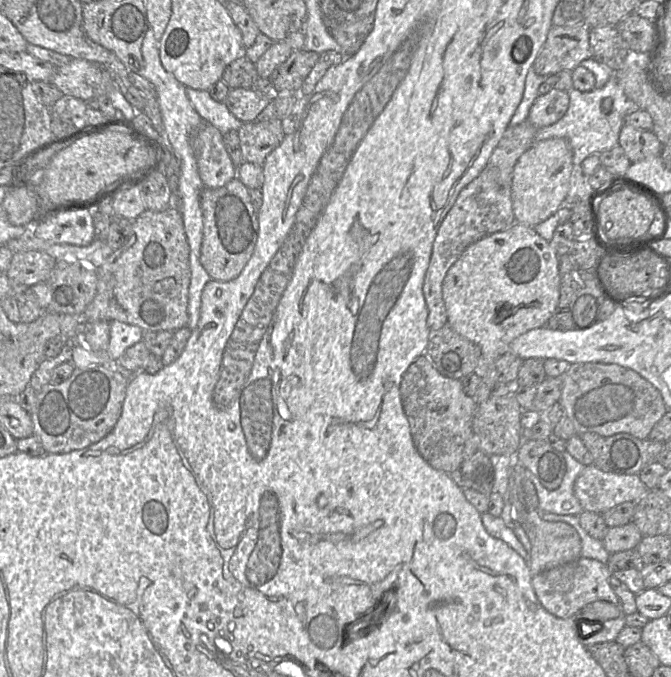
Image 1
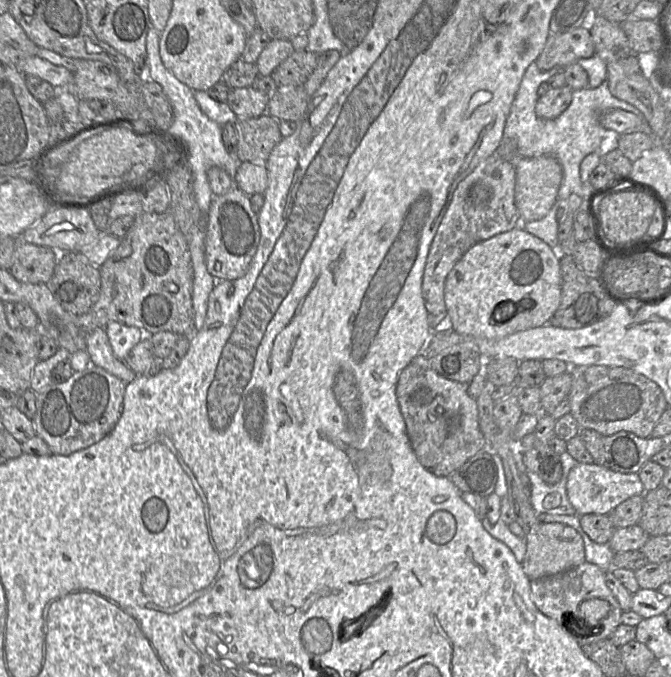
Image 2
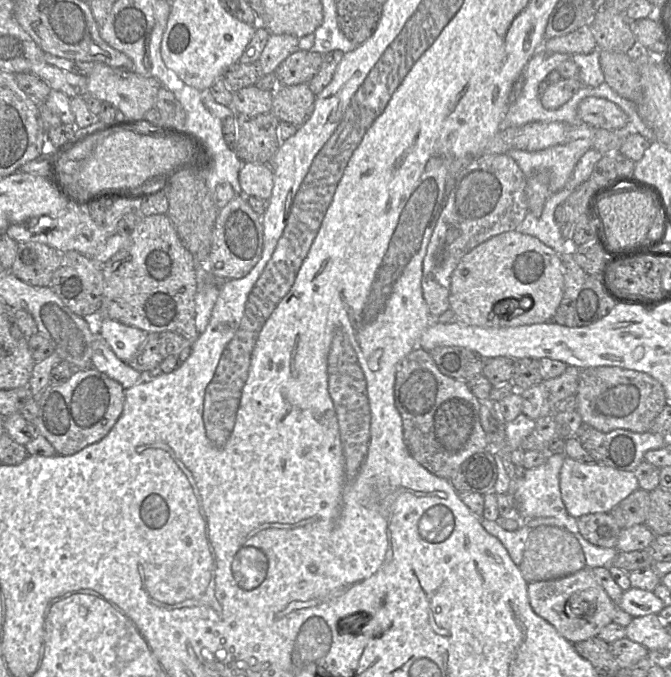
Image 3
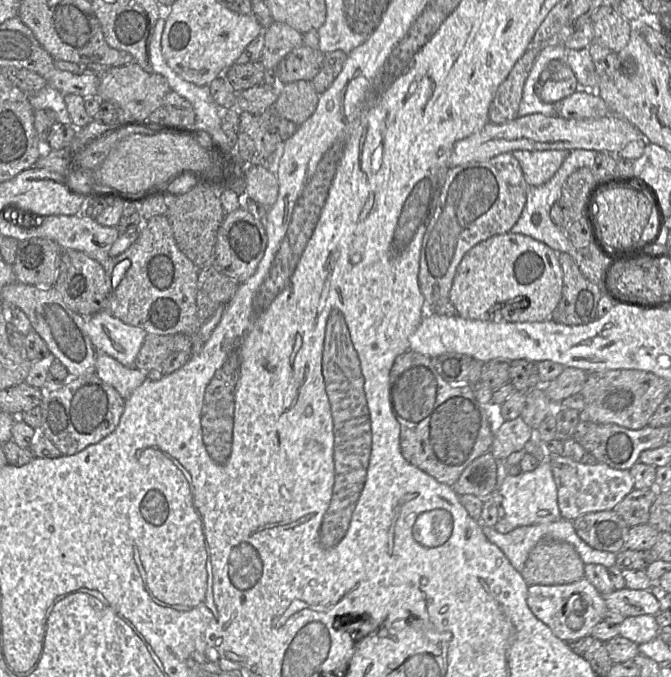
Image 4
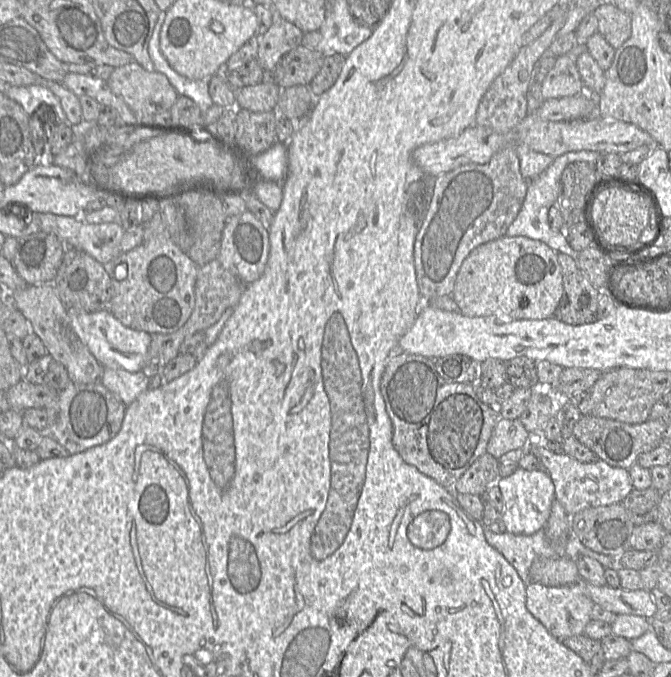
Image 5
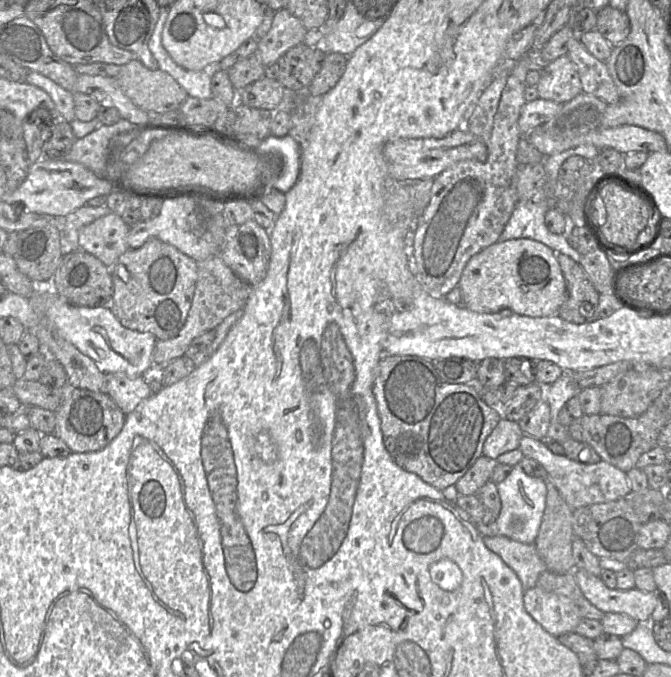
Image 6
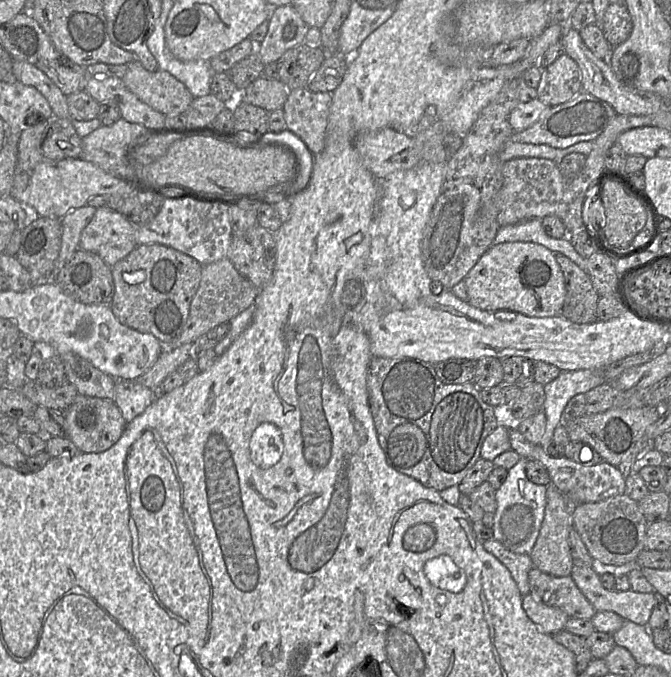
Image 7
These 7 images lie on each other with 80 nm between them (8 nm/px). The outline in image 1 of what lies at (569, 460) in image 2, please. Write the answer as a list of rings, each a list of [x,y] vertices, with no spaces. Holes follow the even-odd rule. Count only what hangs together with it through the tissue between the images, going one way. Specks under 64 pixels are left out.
[[[567,450],[563,452],[563,455],[566,460],[566,473],[559,488],[546,489],[538,478],[528,471],[527,478],[536,488],[541,512],[579,516],[583,509],[574,494],[574,484],[585,466],[573,458]]]

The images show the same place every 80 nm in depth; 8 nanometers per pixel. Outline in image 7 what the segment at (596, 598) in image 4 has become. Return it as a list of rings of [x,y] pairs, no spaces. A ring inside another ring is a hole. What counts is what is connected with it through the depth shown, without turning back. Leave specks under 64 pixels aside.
[[[531,594],[522,598],[522,608],[529,619],[549,635],[564,630],[569,616],[559,608],[546,606],[536,601]]]

